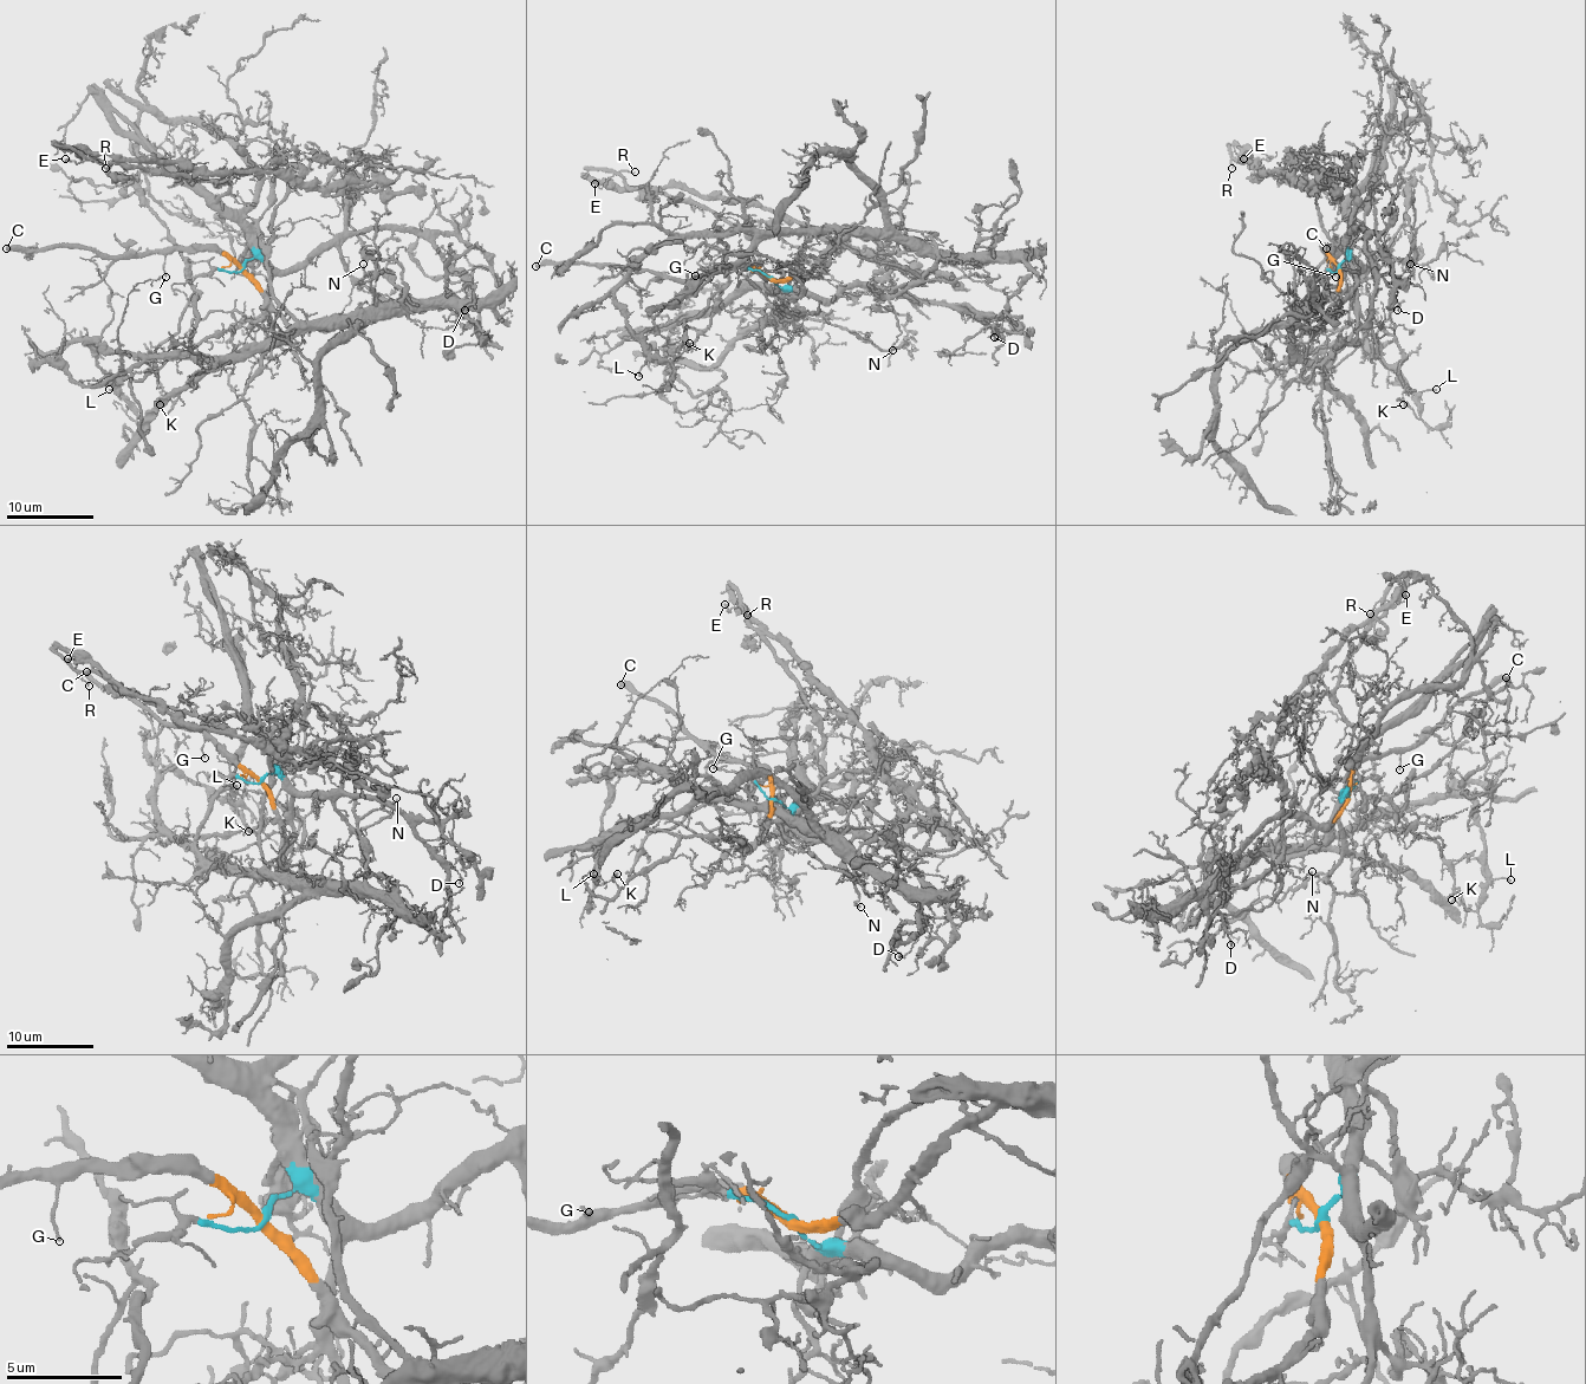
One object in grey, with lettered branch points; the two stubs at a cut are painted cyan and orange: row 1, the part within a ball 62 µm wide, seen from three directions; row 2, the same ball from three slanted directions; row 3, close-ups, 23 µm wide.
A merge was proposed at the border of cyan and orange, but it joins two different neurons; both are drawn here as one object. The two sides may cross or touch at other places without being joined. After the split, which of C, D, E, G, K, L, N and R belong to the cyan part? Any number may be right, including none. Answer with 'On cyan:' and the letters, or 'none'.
On cyan: D, E, N, R

